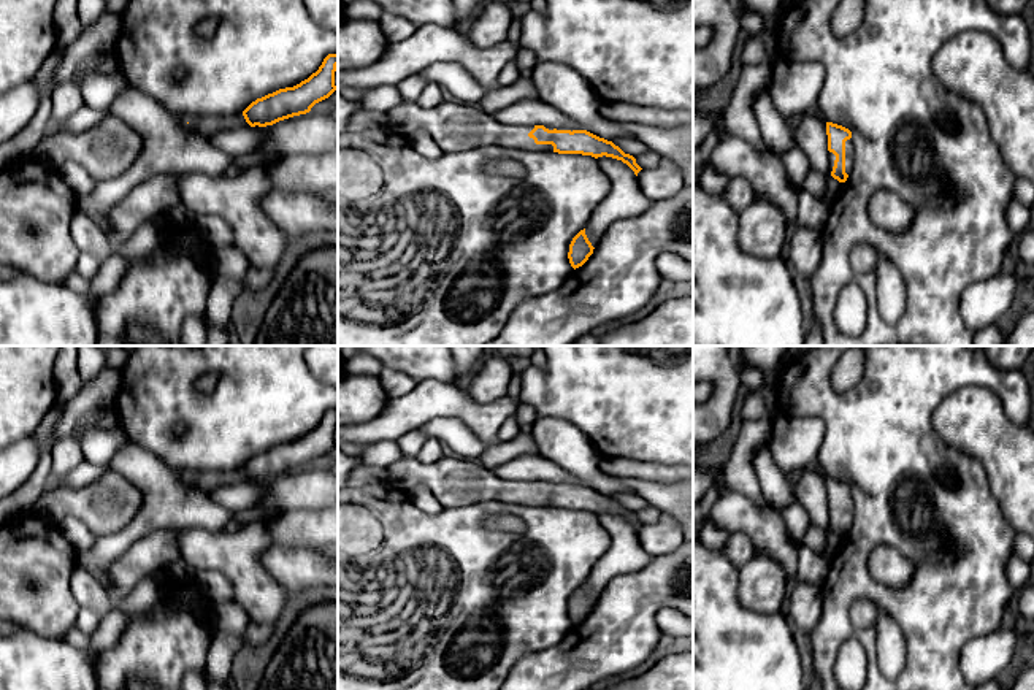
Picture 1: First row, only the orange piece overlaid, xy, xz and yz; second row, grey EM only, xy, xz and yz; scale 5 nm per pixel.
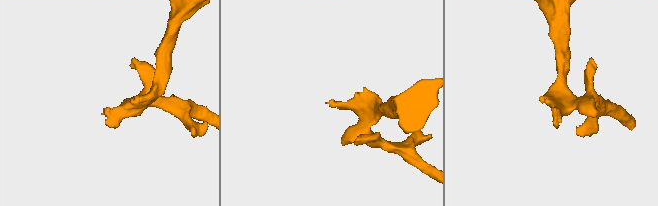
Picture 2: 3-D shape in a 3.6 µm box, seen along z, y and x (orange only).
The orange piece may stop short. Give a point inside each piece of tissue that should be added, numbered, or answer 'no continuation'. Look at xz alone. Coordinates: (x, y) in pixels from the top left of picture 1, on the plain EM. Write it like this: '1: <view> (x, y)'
1: xz (454, 481)

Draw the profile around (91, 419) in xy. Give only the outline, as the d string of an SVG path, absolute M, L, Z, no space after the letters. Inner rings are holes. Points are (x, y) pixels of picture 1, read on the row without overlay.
M114 400L100 401L95 408L76 420L75 427L70 430L71 436L79 441L86 431L98 428L100 419L113 411L116 411Z

